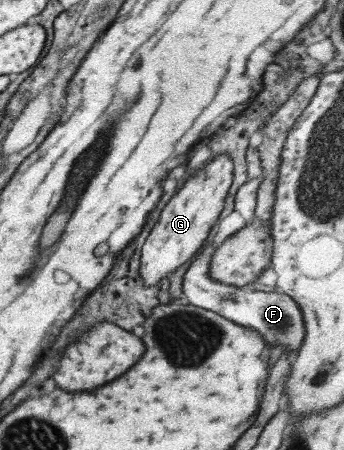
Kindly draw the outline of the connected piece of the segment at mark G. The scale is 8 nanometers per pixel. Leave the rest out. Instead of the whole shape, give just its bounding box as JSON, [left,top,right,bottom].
[139,154,234,286]

